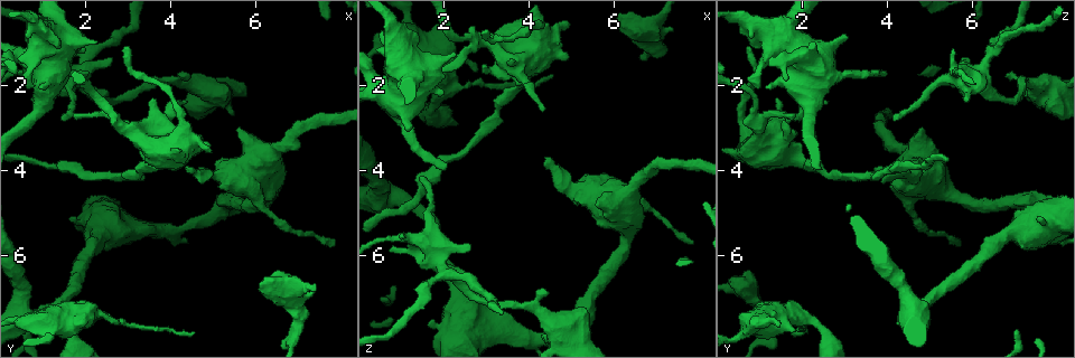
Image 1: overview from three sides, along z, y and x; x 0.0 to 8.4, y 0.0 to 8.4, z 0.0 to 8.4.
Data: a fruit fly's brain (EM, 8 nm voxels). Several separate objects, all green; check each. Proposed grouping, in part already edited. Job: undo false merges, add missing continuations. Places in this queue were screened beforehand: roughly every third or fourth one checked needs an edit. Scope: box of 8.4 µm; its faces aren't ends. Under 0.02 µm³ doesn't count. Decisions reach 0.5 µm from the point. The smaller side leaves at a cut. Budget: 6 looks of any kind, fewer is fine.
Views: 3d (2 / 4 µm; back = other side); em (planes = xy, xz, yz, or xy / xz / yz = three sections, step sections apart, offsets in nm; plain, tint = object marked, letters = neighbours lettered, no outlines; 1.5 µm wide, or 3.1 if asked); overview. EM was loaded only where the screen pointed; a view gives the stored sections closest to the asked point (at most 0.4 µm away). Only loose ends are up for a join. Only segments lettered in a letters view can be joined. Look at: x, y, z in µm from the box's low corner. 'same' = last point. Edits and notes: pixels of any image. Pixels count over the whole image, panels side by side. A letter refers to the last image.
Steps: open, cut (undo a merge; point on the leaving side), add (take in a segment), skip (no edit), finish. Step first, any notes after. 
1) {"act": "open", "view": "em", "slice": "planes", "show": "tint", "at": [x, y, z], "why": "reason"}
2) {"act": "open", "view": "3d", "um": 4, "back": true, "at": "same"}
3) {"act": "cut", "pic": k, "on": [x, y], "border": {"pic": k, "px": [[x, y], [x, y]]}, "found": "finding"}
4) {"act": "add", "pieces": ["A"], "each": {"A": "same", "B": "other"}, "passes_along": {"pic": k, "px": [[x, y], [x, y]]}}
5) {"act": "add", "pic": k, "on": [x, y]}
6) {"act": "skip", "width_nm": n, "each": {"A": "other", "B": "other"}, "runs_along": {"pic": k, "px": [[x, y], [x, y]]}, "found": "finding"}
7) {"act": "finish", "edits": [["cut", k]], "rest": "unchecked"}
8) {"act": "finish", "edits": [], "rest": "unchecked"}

{"act": "open", "view": "em", "slice": "xz", "step": 8, "show": "letters", "at": [7.40, 6.80, 0.65], "why": "free end"}

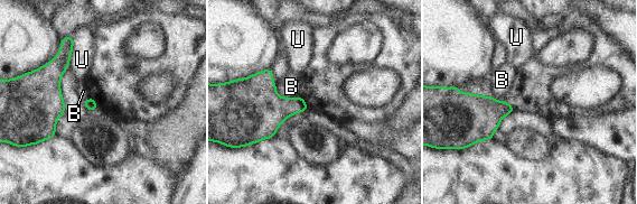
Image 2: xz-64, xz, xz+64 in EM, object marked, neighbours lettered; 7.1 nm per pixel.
{"act": "open", "view": "em", "slice": "planes", "show": "letters", "at": "same", "why": "another direction"}

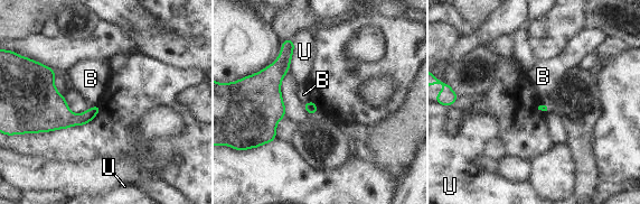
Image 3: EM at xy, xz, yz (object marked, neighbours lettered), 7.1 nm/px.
{"act": "skip", "each": {"B": "other", "U": "other"}, "border": {"pic": 3, "px": [[99, 104], [86, 110]]}, "found": "none of them fits"}

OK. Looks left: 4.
{"act": "open", "view": "3d", "um": 2, "at": [2.90, 1.15, 0.70], "why": "an open end"}

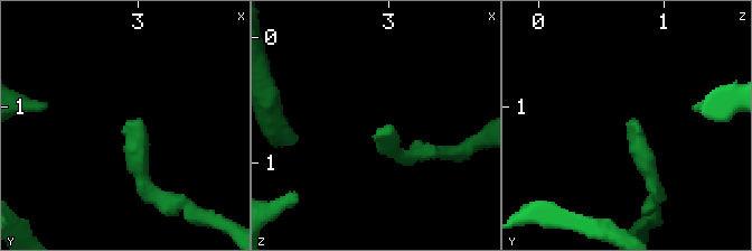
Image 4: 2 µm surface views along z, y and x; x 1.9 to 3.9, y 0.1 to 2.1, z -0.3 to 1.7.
{"act": "open", "view": "em", "slice": "planes", "show": "letters", "at": [2.90, 1.12, 0.76], "why": "need the tissue"}

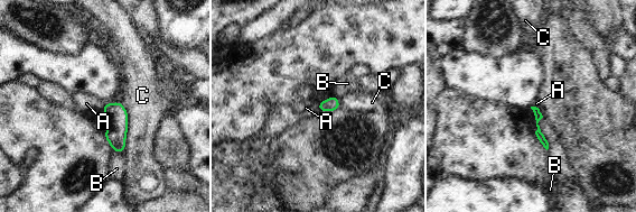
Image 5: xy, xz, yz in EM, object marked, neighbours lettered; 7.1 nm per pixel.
{"act": "skip", "each": {"A": "other", "B": "other", "C": "other"}, "runs_along": {"pic": 5, "px": [[534, 109], [539, 135], [545, 146]]}, "found": "none of them fits"}

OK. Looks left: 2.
{"act": "open", "view": "em", "slice": "yz", "step": 4, "show": "letters", "at": [0.95, 2.10, 1.20], "why": "branch stops here"}

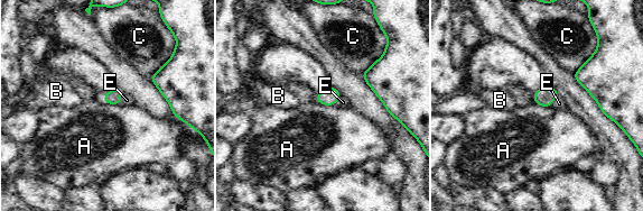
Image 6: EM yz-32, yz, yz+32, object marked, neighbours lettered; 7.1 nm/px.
{"act": "open", "view": "em", "slice": "xy", "step": 4, "show": "letters", "at": "same"}

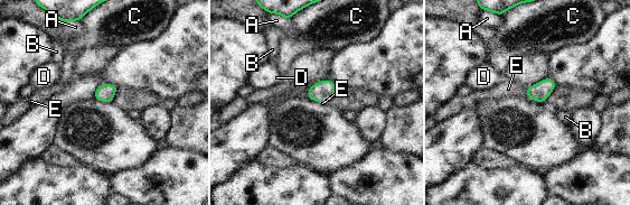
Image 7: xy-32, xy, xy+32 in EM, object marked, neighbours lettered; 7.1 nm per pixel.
{"act": "skip", "each": {"A": "other", "B": "other", "C": "other", "D": "other", "E": "other"}, "border": {"pic": 7, "px": [[94, 96], [100, 102]]}, "found": "none of them fits"}

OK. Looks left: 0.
{"act": "finish", "edits": [], "rest": "unchecked"}

